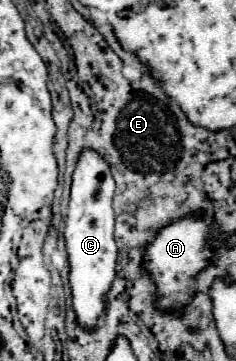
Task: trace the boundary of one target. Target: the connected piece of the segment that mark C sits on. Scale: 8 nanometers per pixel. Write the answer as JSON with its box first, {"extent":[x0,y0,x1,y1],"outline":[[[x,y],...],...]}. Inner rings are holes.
{"extent":[65,147,117,329],"outline":[[[85,147],[79,153],[73,183],[69,213],[65,221],[65,243],[69,253],[69,283],[73,289],[73,309],[77,313],[79,325],[91,329],[105,313],[105,293],[115,279],[115,261],[117,261],[117,243],[113,239],[115,229],[115,211],[113,211],[113,193],[115,181],[111,167],[103,155]]]}

